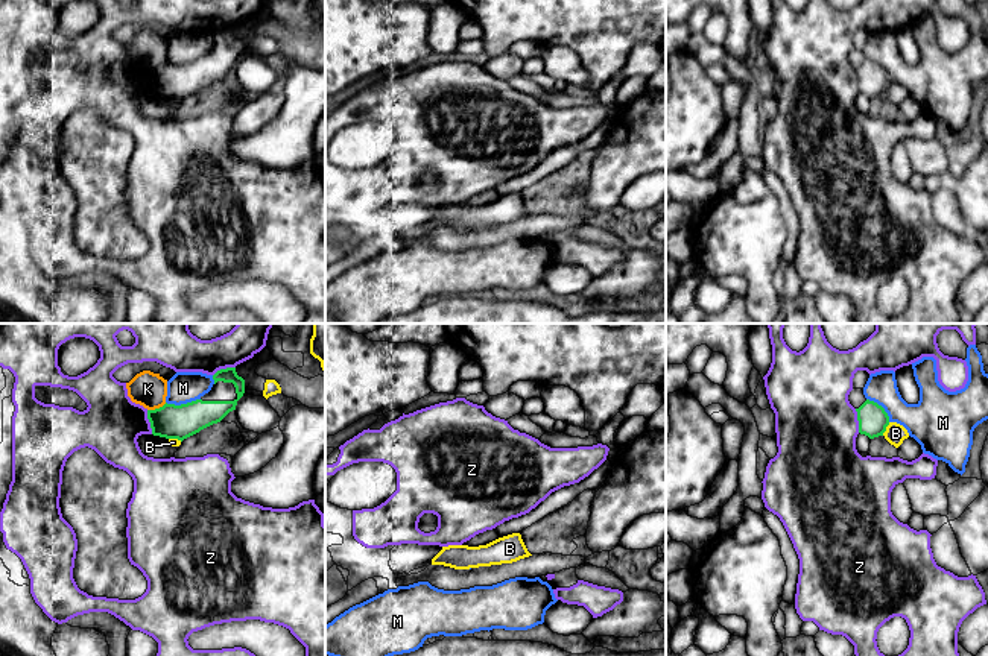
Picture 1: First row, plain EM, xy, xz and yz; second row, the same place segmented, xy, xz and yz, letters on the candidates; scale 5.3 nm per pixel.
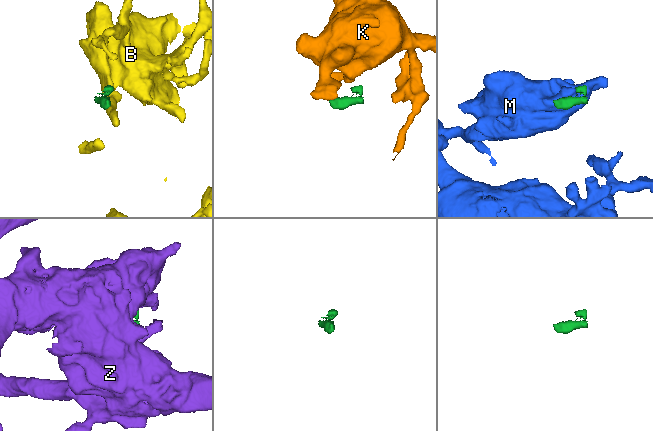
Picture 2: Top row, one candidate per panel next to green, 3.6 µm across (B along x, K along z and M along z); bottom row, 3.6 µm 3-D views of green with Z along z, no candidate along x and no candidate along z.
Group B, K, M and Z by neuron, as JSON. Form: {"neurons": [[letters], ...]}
{"neurons": [["B"], ["K"], ["M"], ["Z"]]}

